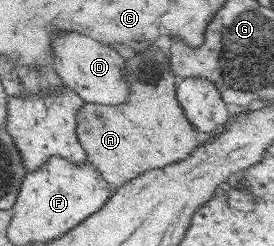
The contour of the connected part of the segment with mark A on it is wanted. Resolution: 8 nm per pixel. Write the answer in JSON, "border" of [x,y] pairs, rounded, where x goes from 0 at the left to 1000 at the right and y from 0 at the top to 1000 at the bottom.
{"border":[[[577,183],[504,207],[482,248],[467,240],[467,272],[467,419],[438,435],[310,419],[285,484],[285,549],[321,622],[321,663],[372,695],[372,720],[401,744],[401,760],[416,760],[416,776],[547,687],[591,687],[686,646],[745,557],[664,443],[646,370],[653,317],[631,280],[620,289],[620,248]]]}

